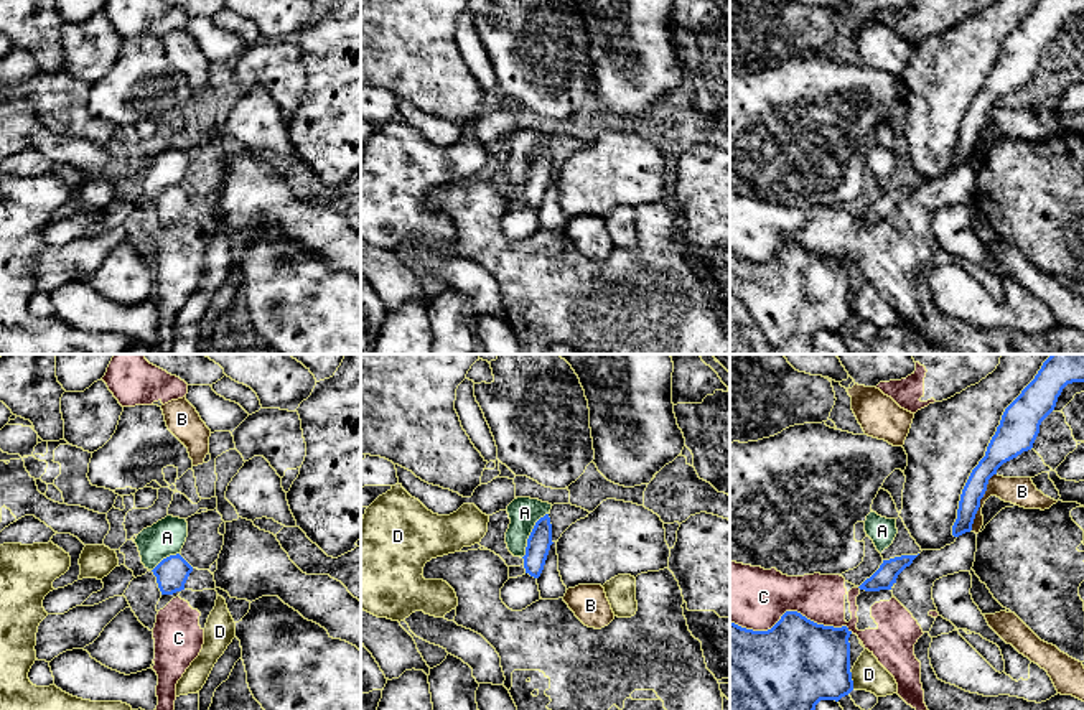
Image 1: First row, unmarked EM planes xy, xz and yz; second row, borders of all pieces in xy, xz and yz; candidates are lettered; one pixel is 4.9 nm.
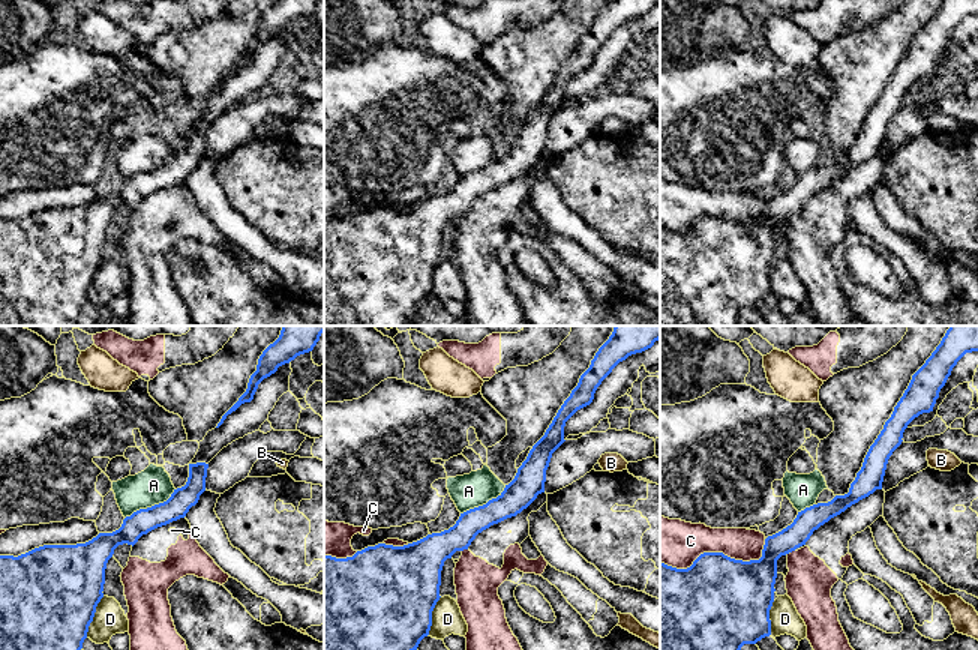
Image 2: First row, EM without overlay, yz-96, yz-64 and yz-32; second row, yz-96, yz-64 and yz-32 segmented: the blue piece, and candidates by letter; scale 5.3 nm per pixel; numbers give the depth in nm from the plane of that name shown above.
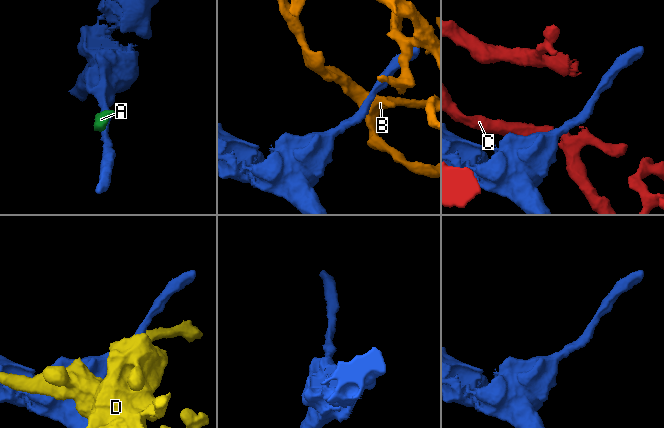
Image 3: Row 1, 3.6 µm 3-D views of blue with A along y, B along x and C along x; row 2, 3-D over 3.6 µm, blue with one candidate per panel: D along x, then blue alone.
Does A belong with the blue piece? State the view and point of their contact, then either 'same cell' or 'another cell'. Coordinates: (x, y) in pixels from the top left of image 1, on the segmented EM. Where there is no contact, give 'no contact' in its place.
contact xz (531, 534); another cell

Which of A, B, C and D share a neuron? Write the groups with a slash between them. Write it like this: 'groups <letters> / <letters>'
groups A / B / C / D

